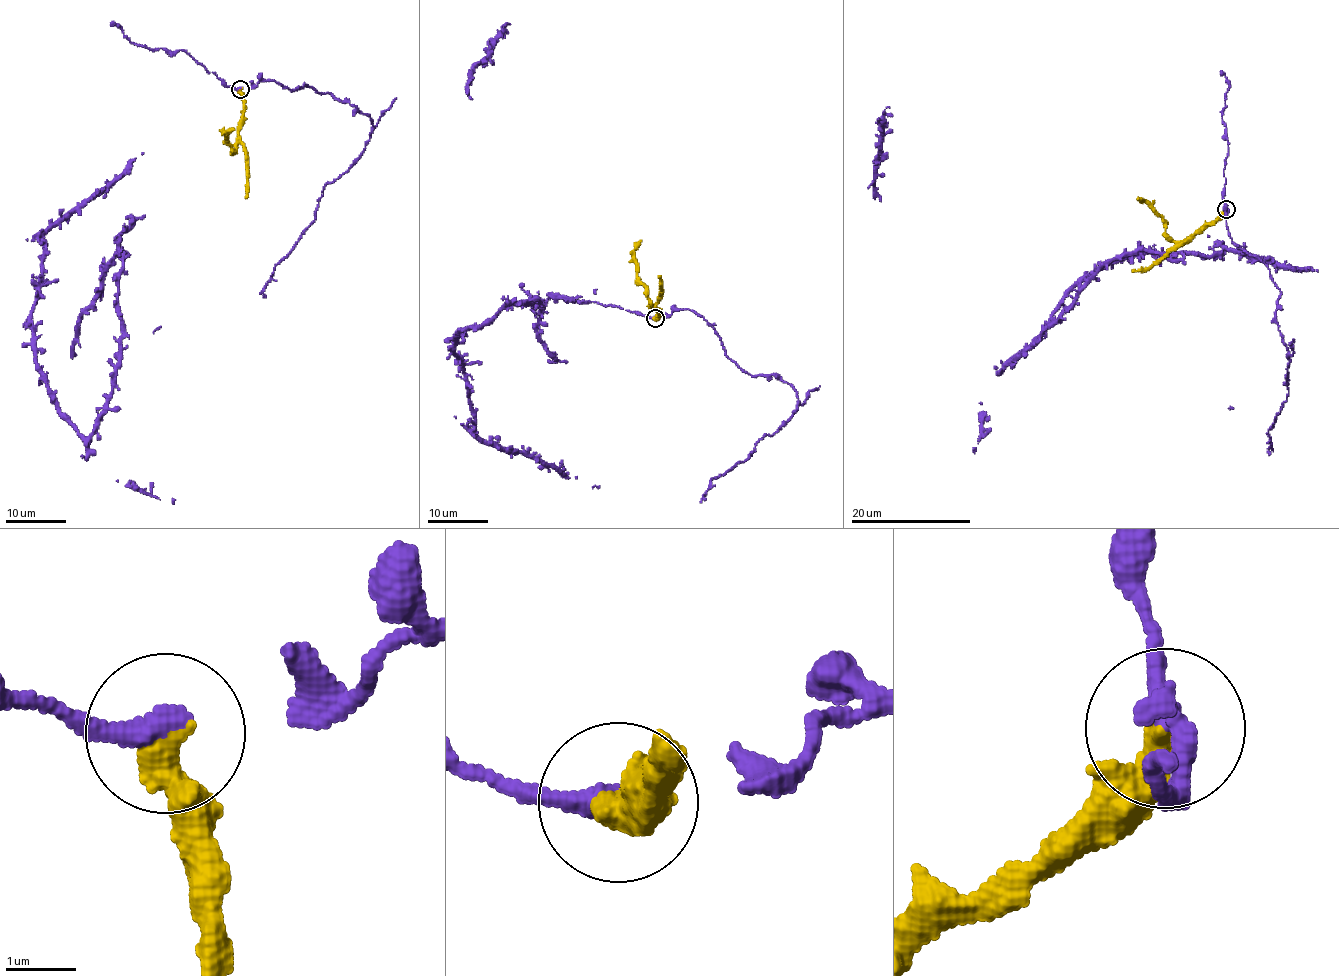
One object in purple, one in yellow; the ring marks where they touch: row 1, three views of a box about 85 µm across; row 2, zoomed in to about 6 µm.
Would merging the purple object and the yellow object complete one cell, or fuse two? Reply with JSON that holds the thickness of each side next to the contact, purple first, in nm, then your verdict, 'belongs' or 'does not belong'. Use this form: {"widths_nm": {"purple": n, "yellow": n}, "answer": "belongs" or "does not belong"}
{"widths_nm": {"purple": 340, "yellow": 460}, "answer": "does not belong"}

